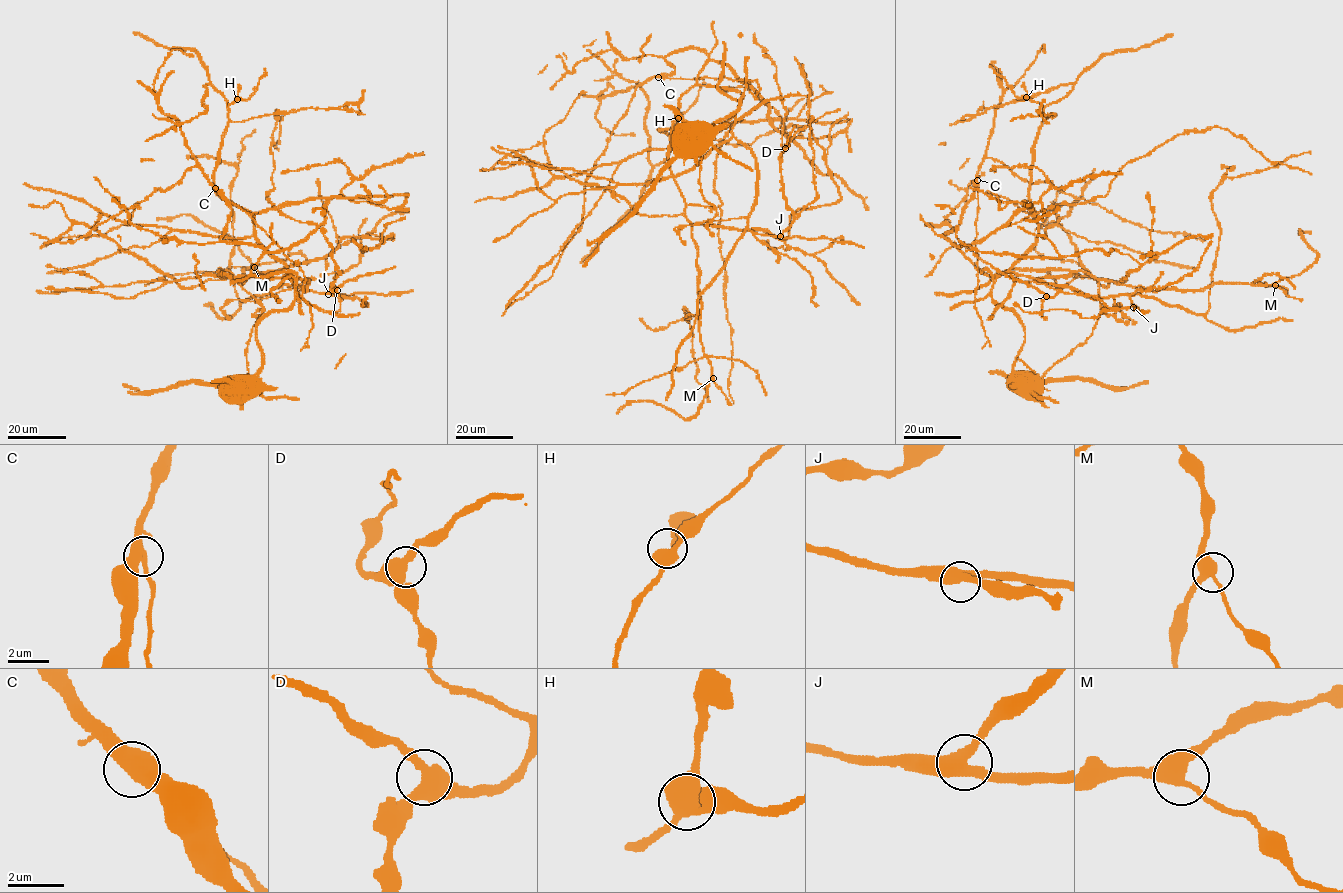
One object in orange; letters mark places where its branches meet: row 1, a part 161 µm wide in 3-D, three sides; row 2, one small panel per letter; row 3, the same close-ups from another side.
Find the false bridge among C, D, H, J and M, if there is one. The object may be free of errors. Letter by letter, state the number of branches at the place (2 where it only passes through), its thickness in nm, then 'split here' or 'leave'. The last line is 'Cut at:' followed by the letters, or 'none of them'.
C: 3 | 440 nm | split here
D: 3 | 440 nm | leave
H: 3 | 480 nm | leave
J: 3 | 480 nm | leave
M: 3 | 400 nm | leave
Cut at: C

